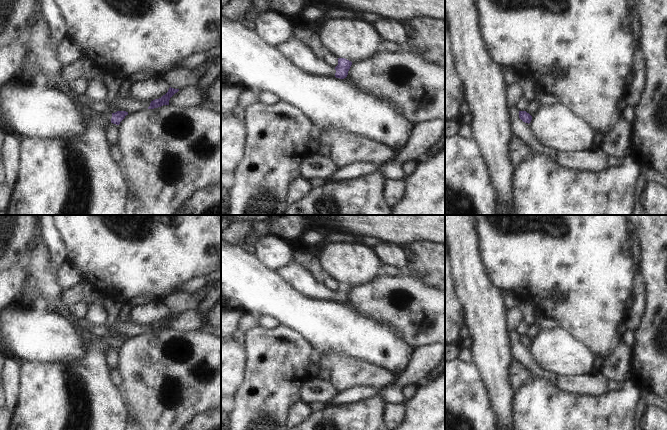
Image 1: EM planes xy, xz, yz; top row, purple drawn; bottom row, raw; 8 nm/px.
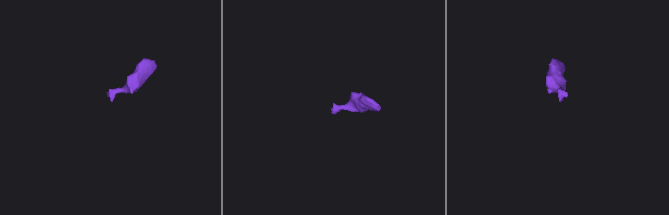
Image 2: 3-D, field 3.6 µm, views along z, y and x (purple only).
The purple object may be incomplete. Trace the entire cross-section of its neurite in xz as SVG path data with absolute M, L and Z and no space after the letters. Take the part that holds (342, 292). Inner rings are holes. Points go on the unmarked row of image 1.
M293 261L285 268L277 270L280 276L297 291L313 300L329 300L344 303L352 286L345 282L338 282L336 291L329 290L323 282L318 281L304 266Z

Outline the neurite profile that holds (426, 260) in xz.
M419 240L401 248L408 258L405 272L445 292L445 244Z

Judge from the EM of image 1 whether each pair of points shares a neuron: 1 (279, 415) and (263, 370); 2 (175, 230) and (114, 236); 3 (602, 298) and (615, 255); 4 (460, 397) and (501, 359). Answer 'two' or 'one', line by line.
1: one
2: one
3: one
4: two

